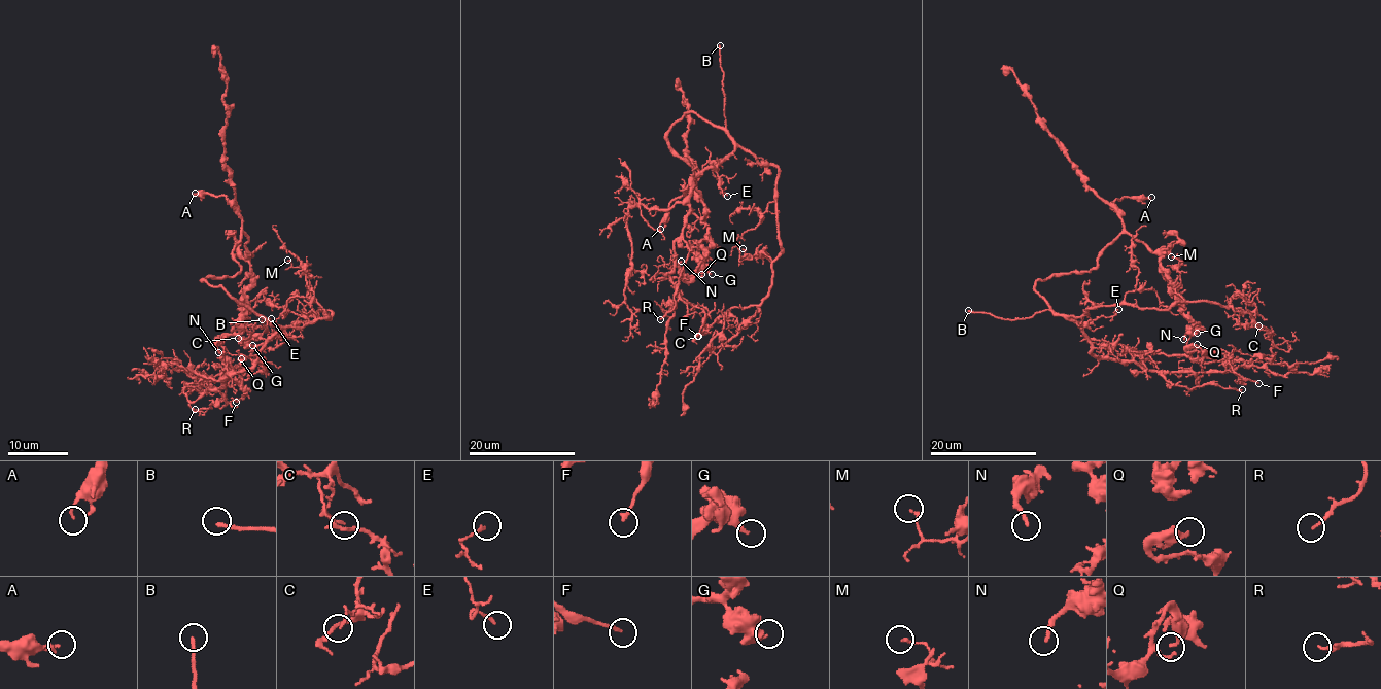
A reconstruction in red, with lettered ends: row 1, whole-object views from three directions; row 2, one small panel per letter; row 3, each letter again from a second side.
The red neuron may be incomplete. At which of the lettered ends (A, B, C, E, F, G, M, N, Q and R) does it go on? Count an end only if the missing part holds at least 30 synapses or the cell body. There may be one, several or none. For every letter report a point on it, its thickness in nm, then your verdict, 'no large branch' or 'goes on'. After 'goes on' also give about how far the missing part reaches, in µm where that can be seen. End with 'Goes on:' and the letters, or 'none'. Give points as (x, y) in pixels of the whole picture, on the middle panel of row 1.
A: place (660, 229); calibre 140 nm; no large branch
B: place (720, 45); calibre 200 nm; goes on; missing 90 µm
C: place (698, 336); calibre 120 nm; no large branch
E: place (727, 196); calibre 160 nm; no large branch
F: place (697, 336); calibre 180 nm; no large branch
G: place (712, 274); calibre 280 nm; no large branch
M: place (743, 248); calibre 150 nm; no large branch
N: place (681, 261); calibre 200 nm; no large branch
Q: place (701, 274); calibre 240 nm; no large branch
R: place (660, 319); calibre 140 nm; no large branch
Goes on: B

